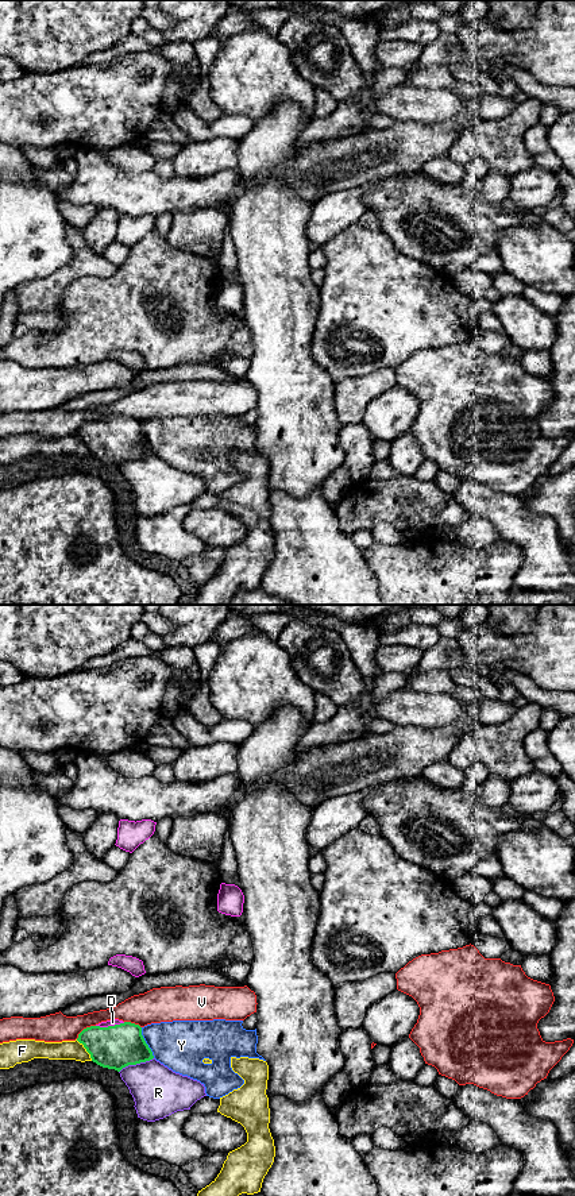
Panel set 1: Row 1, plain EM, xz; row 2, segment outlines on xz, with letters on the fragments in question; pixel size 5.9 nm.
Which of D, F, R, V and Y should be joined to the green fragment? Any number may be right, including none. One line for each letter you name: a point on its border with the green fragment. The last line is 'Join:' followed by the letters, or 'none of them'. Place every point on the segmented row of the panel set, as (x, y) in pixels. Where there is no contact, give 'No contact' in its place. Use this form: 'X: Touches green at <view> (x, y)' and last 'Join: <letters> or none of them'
D: Touches green at xz (110, 1026)
Join: D

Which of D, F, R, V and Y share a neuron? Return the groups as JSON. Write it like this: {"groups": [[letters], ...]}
{"groups": [["D"], ["F"], ["R"], ["V"], ["Y"]]}

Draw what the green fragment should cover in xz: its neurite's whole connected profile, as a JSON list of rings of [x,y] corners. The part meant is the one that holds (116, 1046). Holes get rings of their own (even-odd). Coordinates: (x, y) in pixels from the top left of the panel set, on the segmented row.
[[[101,1022],[84,1029],[77,1041],[84,1045],[93,1062],[117,1072],[154,1058],[142,1035],[142,1027],[131,1022]]]

